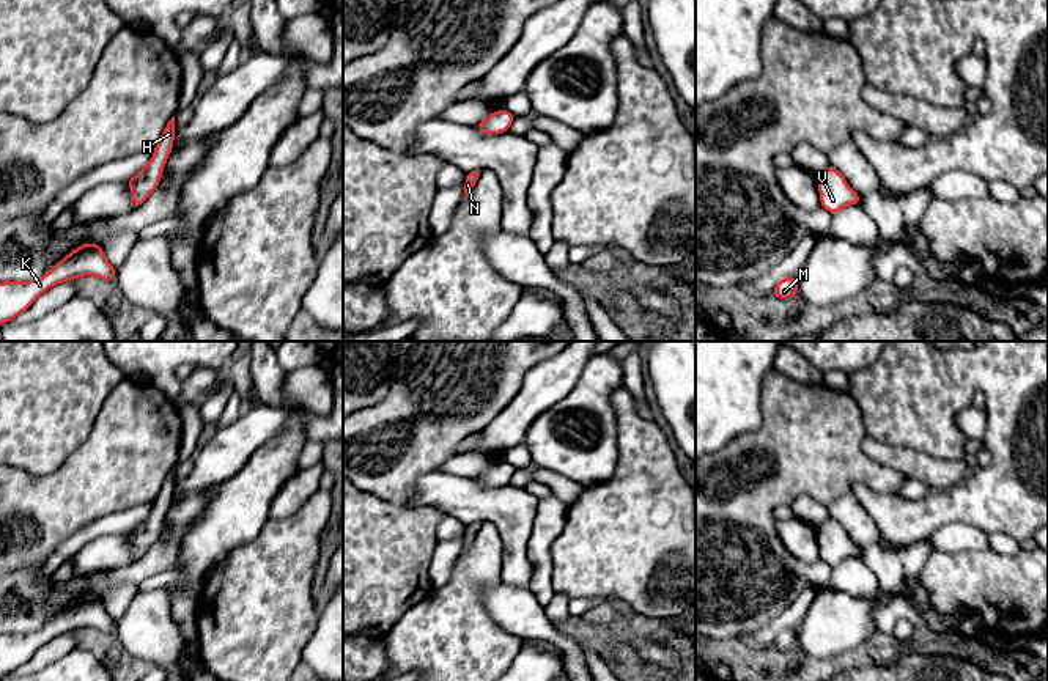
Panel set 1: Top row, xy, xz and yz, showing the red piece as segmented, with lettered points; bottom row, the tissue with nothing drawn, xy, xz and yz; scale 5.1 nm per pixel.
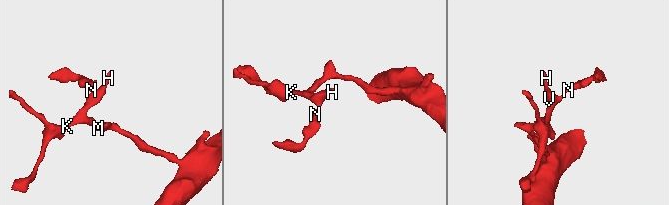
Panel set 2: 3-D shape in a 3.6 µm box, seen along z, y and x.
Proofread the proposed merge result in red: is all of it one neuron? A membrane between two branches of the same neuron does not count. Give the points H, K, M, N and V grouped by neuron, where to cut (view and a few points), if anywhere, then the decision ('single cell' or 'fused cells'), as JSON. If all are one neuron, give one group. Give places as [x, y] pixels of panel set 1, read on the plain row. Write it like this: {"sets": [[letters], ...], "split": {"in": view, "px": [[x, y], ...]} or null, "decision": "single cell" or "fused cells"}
{"sets": [["H", "K", "M", "N", "V"]], "split": null, "decision": "single cell"}

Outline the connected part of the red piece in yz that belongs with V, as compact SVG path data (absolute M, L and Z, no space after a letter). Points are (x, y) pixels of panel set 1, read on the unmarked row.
M828 517L820 525L817 535L820 544L820 558L823 558L831 568L837 566L848 557L861 558L861 547L848 538L842 525L832 517Z

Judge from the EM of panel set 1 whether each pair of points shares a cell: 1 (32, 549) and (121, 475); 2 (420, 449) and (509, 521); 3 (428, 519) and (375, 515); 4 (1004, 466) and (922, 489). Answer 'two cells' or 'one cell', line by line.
1: one cell
2: two cells
3: one cell
4: two cells

